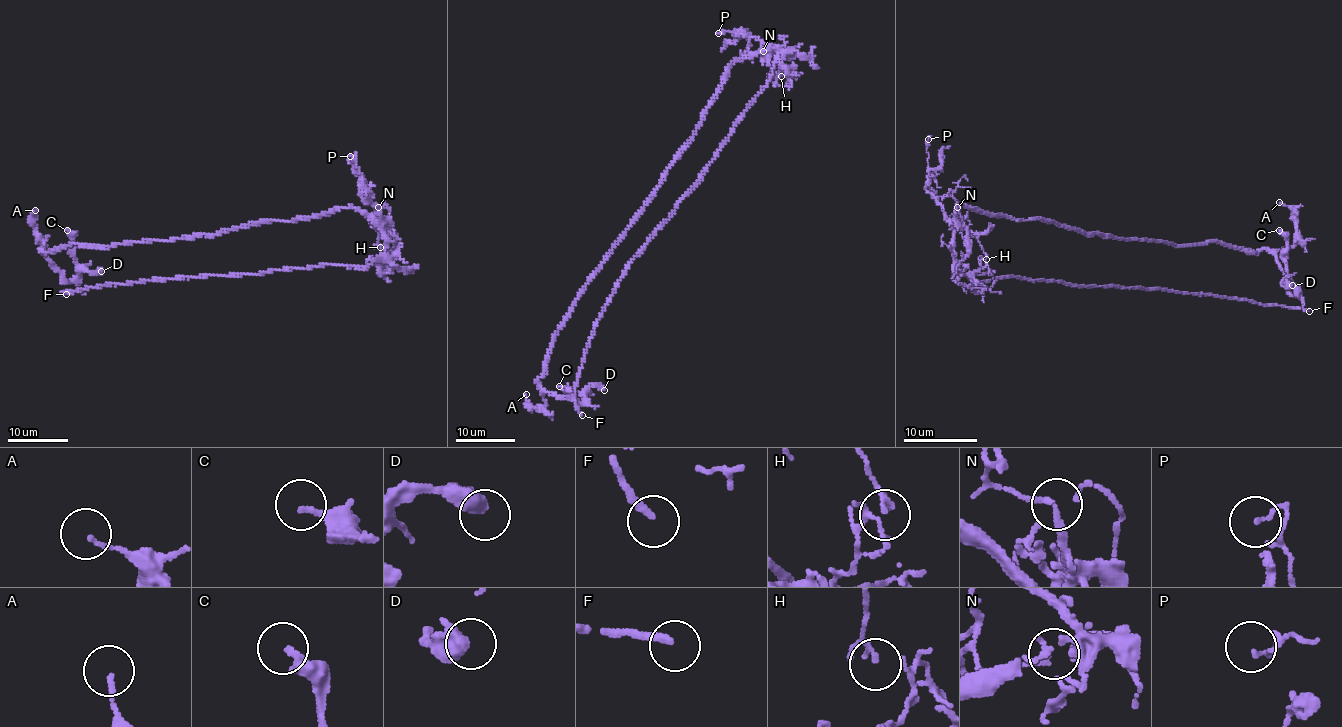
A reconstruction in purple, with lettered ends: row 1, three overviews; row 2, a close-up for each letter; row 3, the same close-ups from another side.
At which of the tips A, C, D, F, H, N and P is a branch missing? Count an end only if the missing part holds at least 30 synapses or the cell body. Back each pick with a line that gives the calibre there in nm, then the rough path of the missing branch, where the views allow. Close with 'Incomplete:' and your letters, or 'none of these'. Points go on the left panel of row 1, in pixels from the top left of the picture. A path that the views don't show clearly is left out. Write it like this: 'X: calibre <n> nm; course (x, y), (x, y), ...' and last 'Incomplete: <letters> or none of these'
F: calibre 200 nm; course (66, 294), (82, 305), (98, 299)
Incomplete: F

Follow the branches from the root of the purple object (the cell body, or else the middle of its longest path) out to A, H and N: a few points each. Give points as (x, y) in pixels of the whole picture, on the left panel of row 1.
A: (345, 208), (295, 221), (257, 221), (215, 234), (107, 247), (72, 244), (45, 253), (35, 226), (35, 210)
H: (345, 208), (356, 208), (379, 218), (380, 247)
N: (345, 208), (356, 208), (378, 218), (378, 209), (367, 200), (367, 204), (378, 207)

